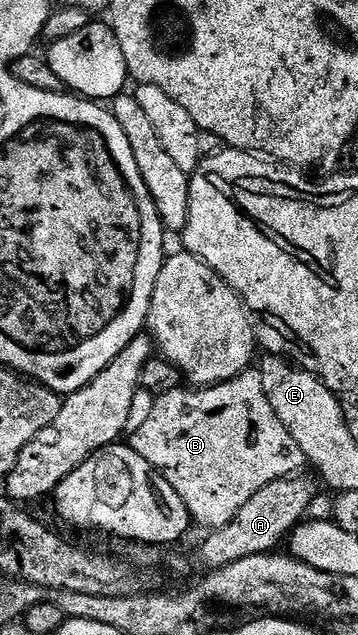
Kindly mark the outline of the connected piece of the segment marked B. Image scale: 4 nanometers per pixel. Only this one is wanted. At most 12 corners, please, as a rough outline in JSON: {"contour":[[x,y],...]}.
{"contour":[[259,371],[167,392],[130,446],[204,530],[306,459]]}

